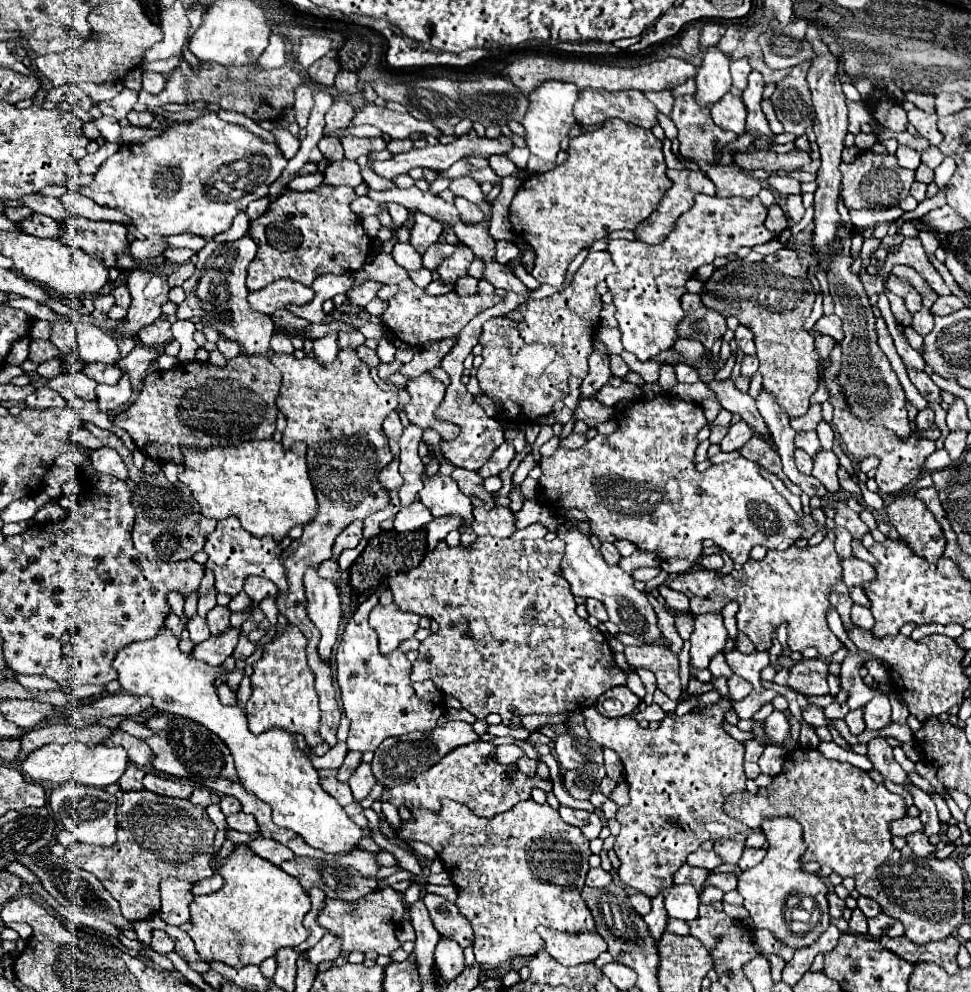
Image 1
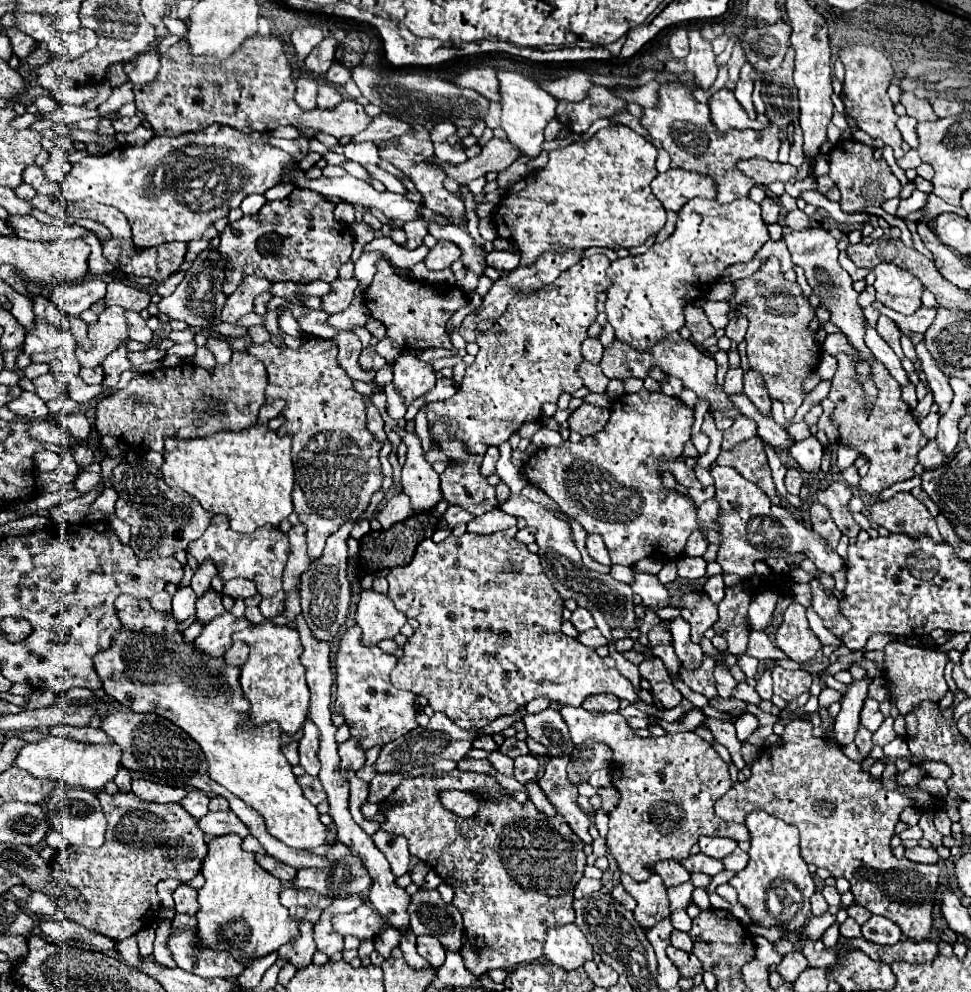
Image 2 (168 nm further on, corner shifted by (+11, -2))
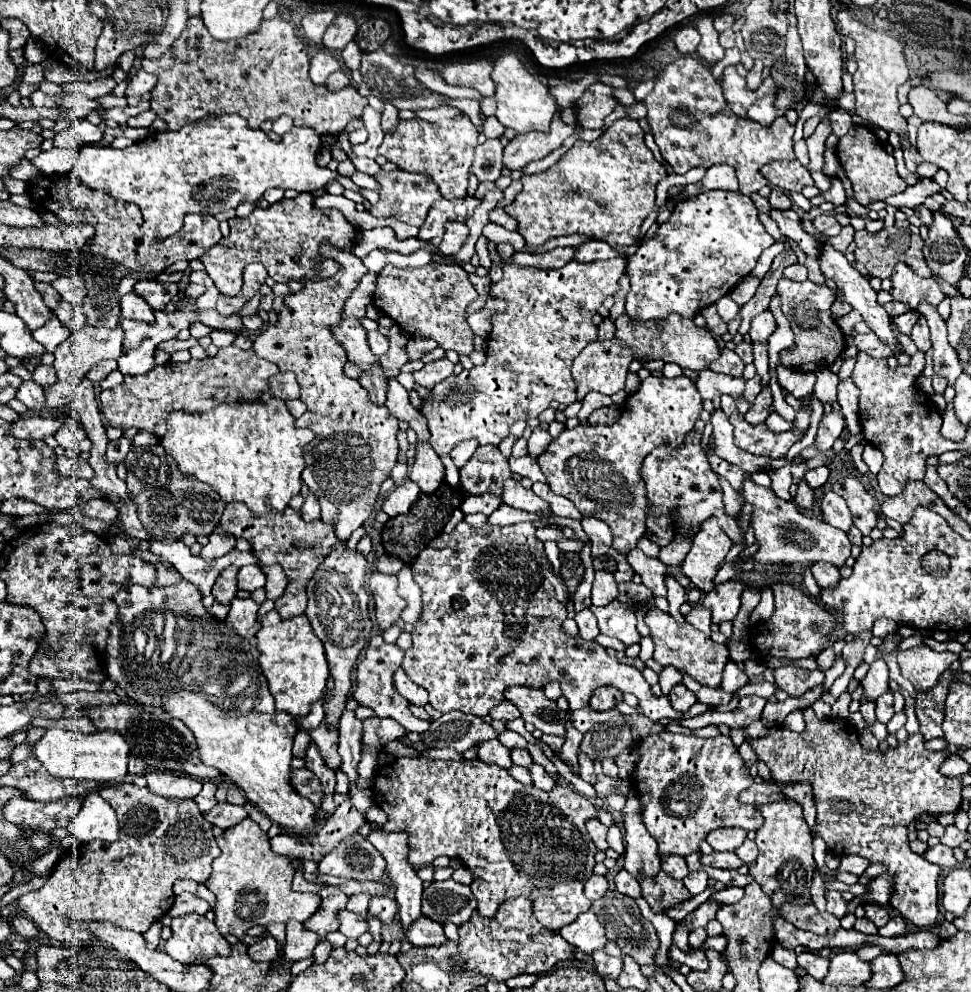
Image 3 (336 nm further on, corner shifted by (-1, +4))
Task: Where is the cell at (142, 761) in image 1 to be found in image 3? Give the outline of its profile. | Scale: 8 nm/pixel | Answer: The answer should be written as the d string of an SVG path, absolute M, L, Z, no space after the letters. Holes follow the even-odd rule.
M34 718L32 726L42 726L42 728L64 728L70 732L80 732L80 734L94 734L98 728L92 724L90 718L60 718L60 720L46 720L46 718Z

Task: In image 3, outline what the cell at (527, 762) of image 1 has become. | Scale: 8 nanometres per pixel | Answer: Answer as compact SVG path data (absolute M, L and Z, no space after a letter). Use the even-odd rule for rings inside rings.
M498 740L482 742L482 746L478 746L478 758L482 762L488 762L488 764L498 764L506 770L514 766L514 762L510 758L510 748L502 746Z

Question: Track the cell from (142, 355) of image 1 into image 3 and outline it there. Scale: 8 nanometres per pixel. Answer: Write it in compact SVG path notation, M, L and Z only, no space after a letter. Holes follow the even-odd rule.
M174 338L174 340L168 340L168 342L158 344L158 350L166 350L168 354L172 354L176 350L188 350L188 348L196 346L196 344L198 344L196 338L190 338L190 340L178 340L178 338Z

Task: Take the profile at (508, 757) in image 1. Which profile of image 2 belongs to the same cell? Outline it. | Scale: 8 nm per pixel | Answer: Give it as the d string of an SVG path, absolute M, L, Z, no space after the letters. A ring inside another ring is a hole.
M428 772L424 776L406 778L402 780L388 800L396 802L396 806L384 806L382 814L386 816L382 830L390 834L404 836L408 840L408 850L414 858L426 862L436 874L442 878L444 884L454 888L452 904L460 910L464 918L464 932L474 938L480 936L486 942L486 948L474 950L472 944L466 944L460 954L464 958L466 968L480 976L494 968L512 968L516 964L528 964L542 958L542 946L546 938L546 930L554 926L564 926L574 922L574 908L572 908L572 892L574 884L582 878L586 866L584 842L568 828L566 818L556 814L554 818L542 816L530 802L516 802L510 798L494 796L494 800L486 800L482 808L478 808L478 816L460 818L450 810L446 810L440 802L440 792L456 788L460 792L486 792L486 788L496 788L496 780L486 774L474 772Z

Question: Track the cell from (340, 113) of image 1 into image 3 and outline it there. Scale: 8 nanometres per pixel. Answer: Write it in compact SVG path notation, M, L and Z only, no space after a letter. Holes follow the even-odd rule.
M338 70L338 72L330 74L330 78L326 80L326 88L328 88L328 90L332 90L332 92L342 90L346 84L350 84L350 78L346 76L346 72L344 72L344 70Z

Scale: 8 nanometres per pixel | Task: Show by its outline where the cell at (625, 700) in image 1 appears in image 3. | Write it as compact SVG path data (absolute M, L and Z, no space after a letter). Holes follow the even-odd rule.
M604 686L604 688L598 688L592 696L590 696L590 706L598 712L604 712L604 710L610 710L614 708L618 702L622 702L622 692L614 686Z

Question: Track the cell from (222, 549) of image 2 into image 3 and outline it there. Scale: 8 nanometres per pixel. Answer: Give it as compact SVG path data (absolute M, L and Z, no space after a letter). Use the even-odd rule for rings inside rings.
M232 502L226 506L218 528L232 534L234 538L248 540L252 546L252 552L256 556L258 568L266 568L272 564L282 566L282 570L288 576L288 586L286 586L284 596L274 602L275 609L280 612L280 616L292 618L292 616L304 614L308 578L314 574L314 570L322 562L322 558L326 558L326 554L330 552L330 546L334 546L334 542L338 542L338 538L334 538L334 530L330 530L330 526L326 526L320 520L314 524L306 524L302 520L300 512L296 512L292 508L286 508L284 514L266 514L262 518L254 518L242 502Z

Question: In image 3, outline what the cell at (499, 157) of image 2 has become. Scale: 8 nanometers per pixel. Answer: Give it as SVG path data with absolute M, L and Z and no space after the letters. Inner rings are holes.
M560 110L554 116L554 122L550 126L550 132L526 132L518 134L508 142L504 148L504 168L508 170L520 170L532 160L540 160L548 156L552 150L560 148L562 142L576 132L576 126L568 126L560 120Z

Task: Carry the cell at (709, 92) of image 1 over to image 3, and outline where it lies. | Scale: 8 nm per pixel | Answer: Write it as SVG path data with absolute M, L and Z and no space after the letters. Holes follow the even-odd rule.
M702 16L696 24L702 40L698 44L698 54L704 62L708 64L716 64L724 58L724 48L718 42L718 32L712 26L712 16Z

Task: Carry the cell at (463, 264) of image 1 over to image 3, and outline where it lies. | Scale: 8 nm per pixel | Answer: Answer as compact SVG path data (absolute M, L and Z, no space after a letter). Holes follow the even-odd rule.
M446 222L446 234L442 236L442 242L440 242L438 250L444 256L456 254L464 246L466 240L468 240L468 226L466 224L462 224L462 222Z

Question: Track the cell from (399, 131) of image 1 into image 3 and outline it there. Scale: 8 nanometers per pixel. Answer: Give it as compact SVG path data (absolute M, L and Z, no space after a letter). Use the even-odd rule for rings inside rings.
M280 16L264 20L258 32L238 40L238 48L232 50L228 42L214 40L200 18L190 18L170 52L158 60L144 58L142 68L158 78L150 92L150 106L170 130L178 130L208 116L220 116L222 112L236 112L246 118L250 128L260 128L266 120L274 122L282 114L288 114L296 126L310 126L320 136L336 136L350 120L362 118L366 108L366 98L360 96L352 84L340 92L330 92L310 82L308 46L296 34L294 26Z

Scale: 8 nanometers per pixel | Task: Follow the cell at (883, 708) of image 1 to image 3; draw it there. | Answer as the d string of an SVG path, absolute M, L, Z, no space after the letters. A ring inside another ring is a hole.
M886 692L886 694L882 694L876 700L876 718L878 718L878 722L888 724L892 716L894 716L894 710L892 710L892 692Z

